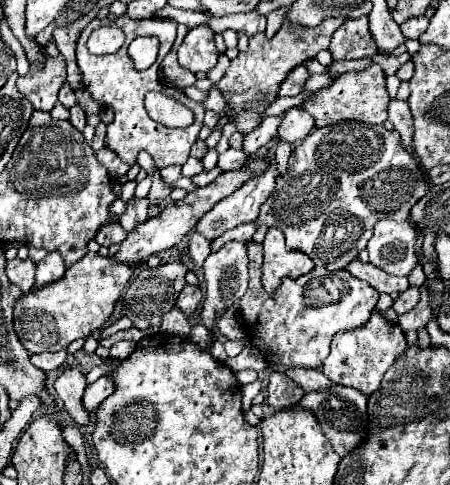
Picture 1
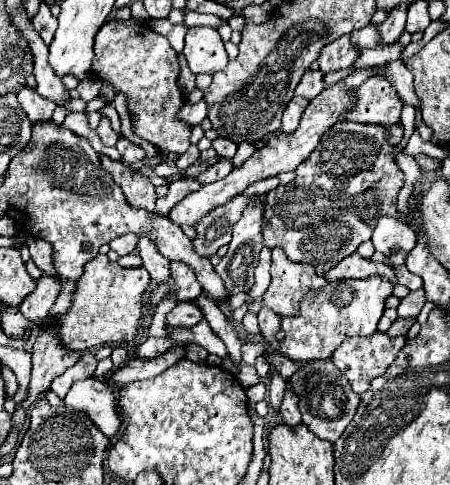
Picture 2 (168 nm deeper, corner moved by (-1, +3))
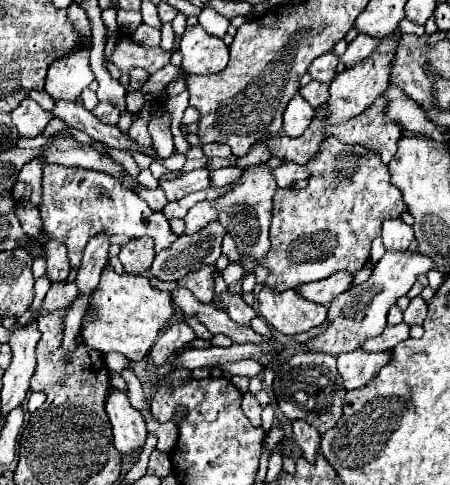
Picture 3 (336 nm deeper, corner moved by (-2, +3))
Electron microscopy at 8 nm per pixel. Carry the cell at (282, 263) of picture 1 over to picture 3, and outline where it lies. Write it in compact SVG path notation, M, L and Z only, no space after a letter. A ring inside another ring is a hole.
M263 287L259 293L259 311L283 335L305 333L327 319L327 307L305 301L295 289L273 293L269 287Z

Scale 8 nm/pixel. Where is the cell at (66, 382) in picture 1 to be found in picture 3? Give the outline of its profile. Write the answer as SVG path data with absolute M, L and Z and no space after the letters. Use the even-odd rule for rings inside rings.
M117 389L107 397L105 411L113 425L115 449L123 455L139 455L147 439L147 427L141 413L133 409L127 395Z

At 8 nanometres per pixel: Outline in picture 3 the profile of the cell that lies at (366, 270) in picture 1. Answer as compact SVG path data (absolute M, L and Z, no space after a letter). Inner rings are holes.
M335 273L323 281L313 281L307 285L299 285L299 289L295 289L303 299L319 303L319 305L329 305L331 299L335 299L339 293L343 293L345 289L349 289L353 275L351 273Z

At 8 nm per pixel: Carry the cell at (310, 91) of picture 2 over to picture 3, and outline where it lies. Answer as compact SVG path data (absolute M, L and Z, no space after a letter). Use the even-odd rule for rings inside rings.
M309 81L309 85L305 85L301 91L301 97L305 101L309 101L309 105L319 107L327 101L327 93L329 93L329 83L319 83L319 81Z

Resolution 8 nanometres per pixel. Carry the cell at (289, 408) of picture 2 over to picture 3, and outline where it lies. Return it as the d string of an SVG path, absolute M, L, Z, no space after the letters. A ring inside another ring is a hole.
M297 419L297 421L293 421L293 435L295 435L297 445L303 451L303 457L307 461L315 461L315 457L319 453L319 441L321 441L319 431L311 429L311 425L307 425L305 421Z

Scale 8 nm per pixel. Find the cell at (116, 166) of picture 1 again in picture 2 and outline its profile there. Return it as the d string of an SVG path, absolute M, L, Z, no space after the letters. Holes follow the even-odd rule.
M118 141L118 143L116 143L116 149L118 149L118 151L120 151L120 155L122 155L120 163L132 165L132 163L136 163L136 161L144 159L144 149L142 149L140 145L130 143L130 141Z

